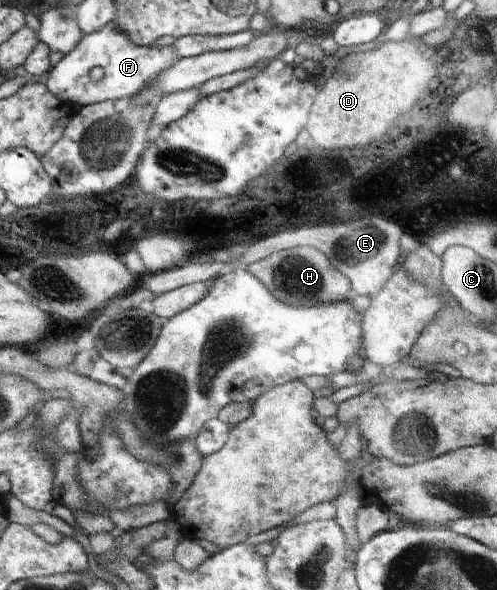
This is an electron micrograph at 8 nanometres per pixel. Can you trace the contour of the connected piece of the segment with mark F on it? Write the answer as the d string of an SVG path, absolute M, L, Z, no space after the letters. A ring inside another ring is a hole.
M115 22L107 23L103 27L81 37L77 47L51 67L44 77L47 89L64 103L71 103L79 107L101 103L105 100L131 98L141 93L155 77L177 63L181 57L175 55L175 49L168 47L137 46L123 33ZM101 67L105 72L100 81L91 79L91 69Z

